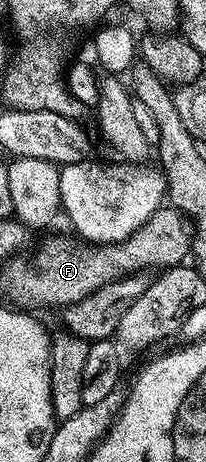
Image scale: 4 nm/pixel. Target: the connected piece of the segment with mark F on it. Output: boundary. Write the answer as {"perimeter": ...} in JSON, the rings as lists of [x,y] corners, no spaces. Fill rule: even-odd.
{"perimeter":[[[163,204],[151,215],[147,224],[141,226],[126,242],[114,242],[110,246],[98,246],[70,236],[70,238],[53,238],[50,242],[43,243],[41,251],[18,272],[17,294],[21,297],[22,304],[20,303],[20,305],[25,308],[33,308],[29,306],[61,306],[61,308],[67,308],[71,304],[91,296],[91,292],[95,292],[103,284],[113,282],[127,274],[144,271],[149,268],[147,266],[168,268],[182,265],[190,257],[190,254],[190,219],[174,206]]]}

